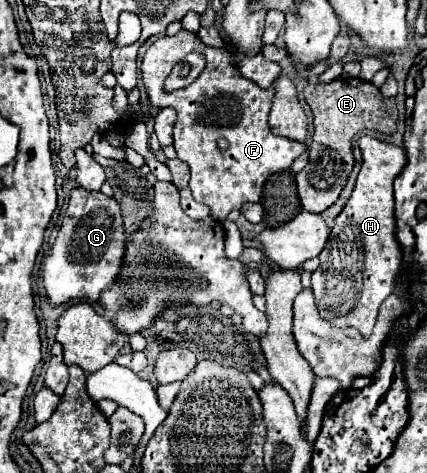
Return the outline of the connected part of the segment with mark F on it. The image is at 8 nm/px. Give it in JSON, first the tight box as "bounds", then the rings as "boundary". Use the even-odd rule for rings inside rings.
{"bounds":[140,30,306,222],"boundary":[[[180,30],[176,36],[160,36],[146,50],[140,72],[152,106],[174,106],[178,110],[178,120],[174,124],[174,148],[178,158],[190,166],[190,190],[194,200],[210,206],[212,218],[220,222],[226,220],[232,210],[240,210],[242,204],[260,202],[262,186],[268,176],[290,168],[292,162],[306,150],[306,144],[292,142],[270,132],[268,112],[276,94],[276,84],[260,88],[256,82],[240,76],[240,70],[226,48],[210,48],[194,32]],[[190,52],[202,54],[206,58],[206,68],[190,86],[166,92],[164,82],[168,74]],[[220,138],[228,140],[228,150],[224,152],[216,146]]]}

